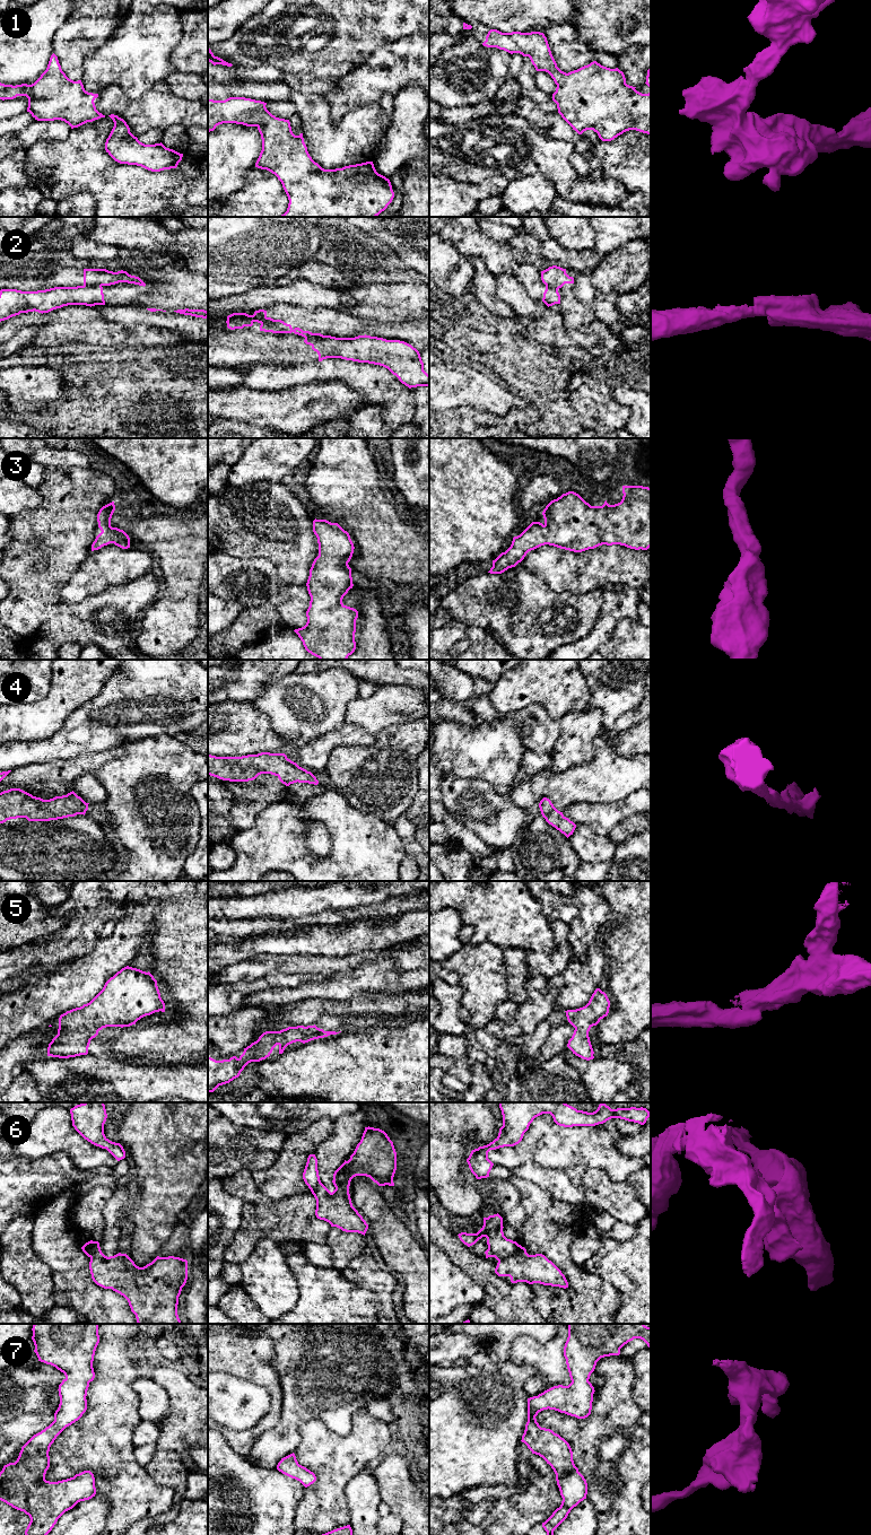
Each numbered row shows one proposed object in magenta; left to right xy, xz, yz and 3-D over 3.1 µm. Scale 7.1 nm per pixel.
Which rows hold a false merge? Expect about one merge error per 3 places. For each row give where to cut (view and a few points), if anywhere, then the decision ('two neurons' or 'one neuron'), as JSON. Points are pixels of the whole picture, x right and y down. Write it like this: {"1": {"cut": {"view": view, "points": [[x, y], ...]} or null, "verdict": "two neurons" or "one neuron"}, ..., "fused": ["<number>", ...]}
{"1": {"cut": null, "verdict": "one neuron"}, "2": {"cut": {"view": "xz", "points": [[324, 336], [307, 337], [305, 339]]}, "verdict": "two neurons"}, "3": {"cut": null, "verdict": "one neuron"}, "4": {"cut": null, "verdict": "one neuron"}, "5": {"cut": null, "verdict": "one neuron"}, "6": {"cut": {"view": "yz", "points": [[517, 1244], [511, 1256], [498, 1262]]}, "verdict": "two neurons"}, "7": {"cut": null, "verdict": "one neuron"}, "fused": ["2", "6"]}

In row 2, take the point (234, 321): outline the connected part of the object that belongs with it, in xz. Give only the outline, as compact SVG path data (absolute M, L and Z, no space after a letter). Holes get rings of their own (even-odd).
M255 311L253 315L246 313L233 313L227 316L227 328L230 330L243 329L244 326L252 326L254 322L260 323L260 331L272 333L291 333L306 338L323 338L321 333L312 333L310 331L303 331L299 328L293 329L290 324L285 323L281 320L273 320L267 316L267 311Z

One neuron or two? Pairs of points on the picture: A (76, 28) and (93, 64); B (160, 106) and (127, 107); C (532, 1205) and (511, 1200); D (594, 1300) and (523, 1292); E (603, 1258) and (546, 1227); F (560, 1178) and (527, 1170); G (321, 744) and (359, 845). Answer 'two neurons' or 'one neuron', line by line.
A: two neurons
B: one neuron
C: two neurons
D: two neurons
E: two neurons
F: one neuron
G: two neurons

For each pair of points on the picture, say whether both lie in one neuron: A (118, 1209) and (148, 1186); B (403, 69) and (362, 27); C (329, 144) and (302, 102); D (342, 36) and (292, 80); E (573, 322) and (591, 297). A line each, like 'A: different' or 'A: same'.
A: different
B: different
C: same
D: different
E: different

